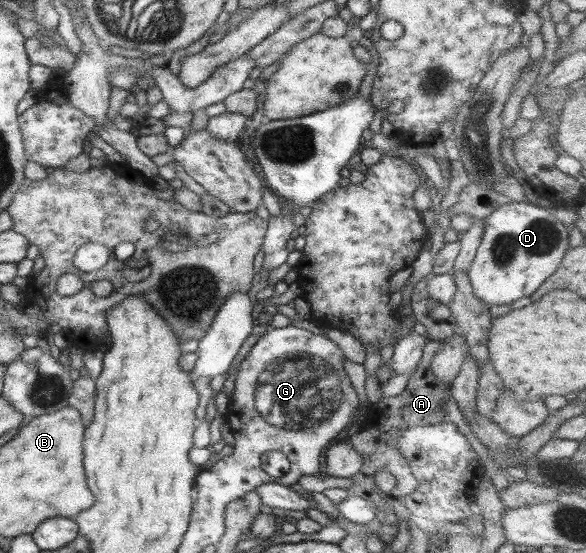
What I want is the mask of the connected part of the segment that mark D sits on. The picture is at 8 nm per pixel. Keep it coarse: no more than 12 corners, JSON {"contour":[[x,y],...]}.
{"contour":[[531,202],[483,221],[467,272],[490,307],[532,296],[570,248]]}

